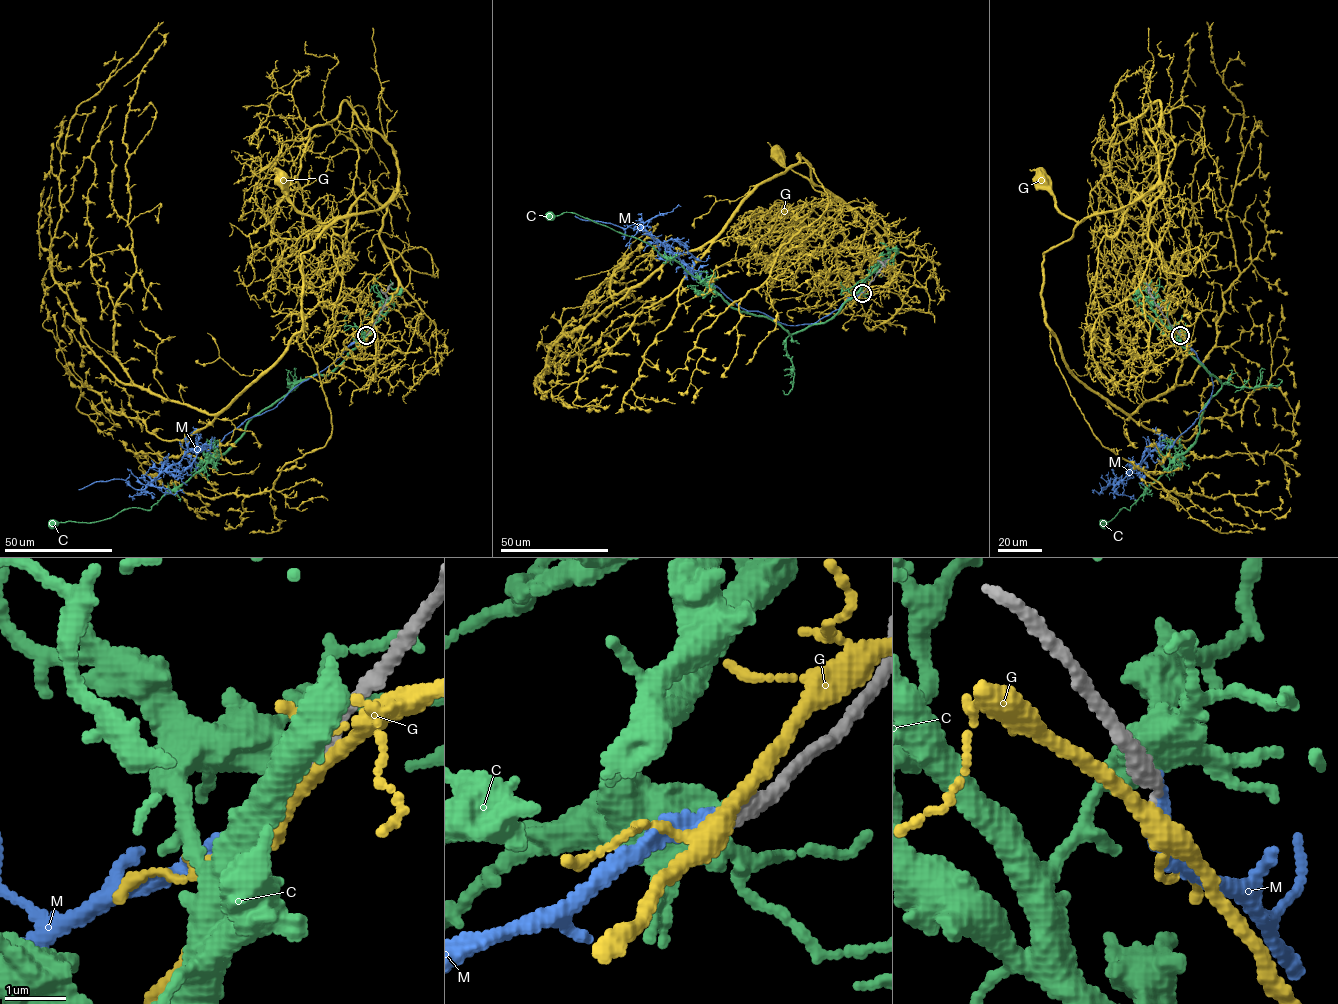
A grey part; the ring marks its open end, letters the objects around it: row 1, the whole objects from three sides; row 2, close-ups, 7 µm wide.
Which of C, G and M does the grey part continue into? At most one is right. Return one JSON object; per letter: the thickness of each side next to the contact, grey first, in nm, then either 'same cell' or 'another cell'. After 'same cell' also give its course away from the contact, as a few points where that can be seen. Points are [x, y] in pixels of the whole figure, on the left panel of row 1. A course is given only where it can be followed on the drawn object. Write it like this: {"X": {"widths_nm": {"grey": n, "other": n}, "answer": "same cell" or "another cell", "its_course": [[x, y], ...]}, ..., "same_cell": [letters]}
{"C": {"widths_nm": {"grey": 360, "other": 500}, "answer": "another cell"}, "G": {"widths_nm": {"grey": 340, "other": 300}, "answer": "another cell"}, "M": {"widths_nm": {"grey": 320, "other": 260}, "answer": "same cell", "its_course": [[366, 334], [275, 407], [244, 421], [217, 446], [189, 450], [144, 488], [114, 479], [78, 490]]}, "same_cell": ["M"]}

